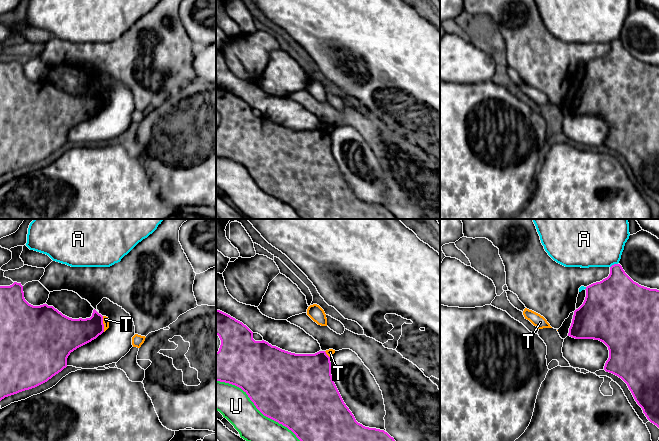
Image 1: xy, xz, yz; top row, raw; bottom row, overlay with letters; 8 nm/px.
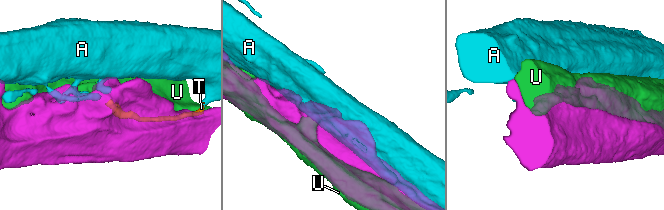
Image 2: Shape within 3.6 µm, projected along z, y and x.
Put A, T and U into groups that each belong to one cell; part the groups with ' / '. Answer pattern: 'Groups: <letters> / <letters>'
Groups: A T / U

